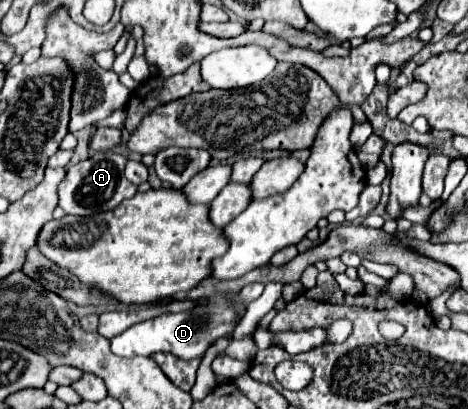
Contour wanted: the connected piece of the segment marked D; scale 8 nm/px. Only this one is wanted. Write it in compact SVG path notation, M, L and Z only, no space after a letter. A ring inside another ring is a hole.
M226 295L218 299L212 299L212 305L196 307L192 311L184 313L172 313L172 315L160 315L150 321L136 323L128 327L126 331L114 335L110 339L110 349L118 357L136 357L136 355L152 355L156 351L166 351L172 355L178 355L180 359L194 359L202 357L210 343L224 337L226 333L234 331L236 327L236 313L232 307L226 305Z

